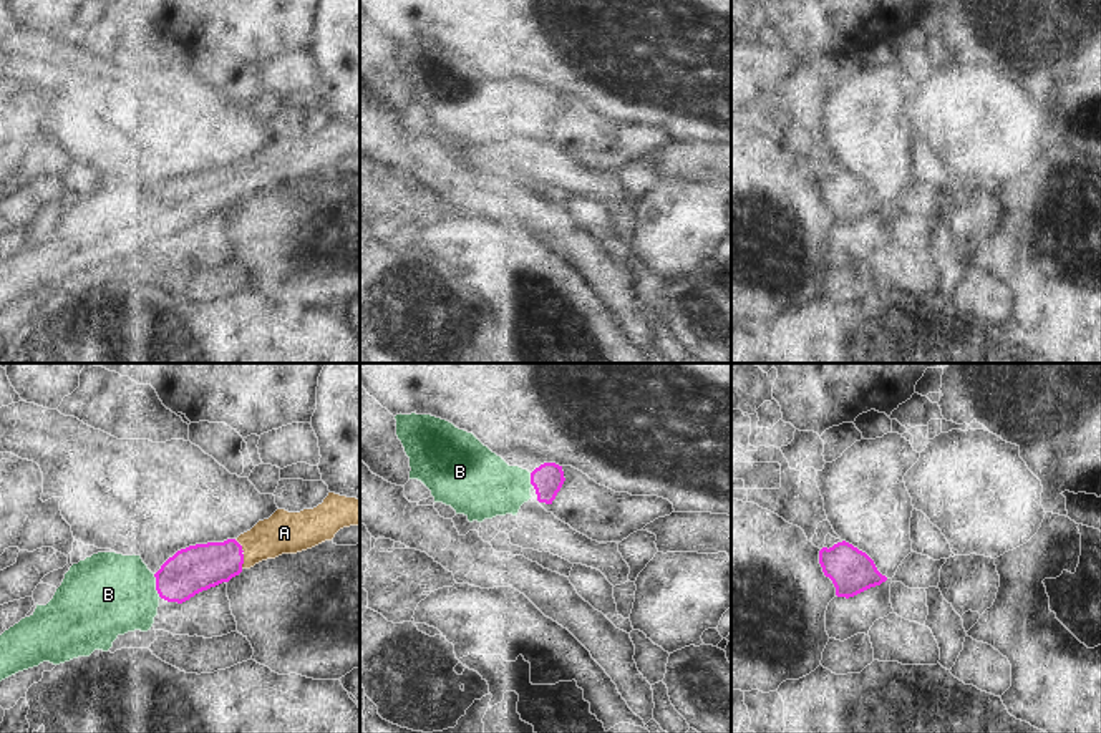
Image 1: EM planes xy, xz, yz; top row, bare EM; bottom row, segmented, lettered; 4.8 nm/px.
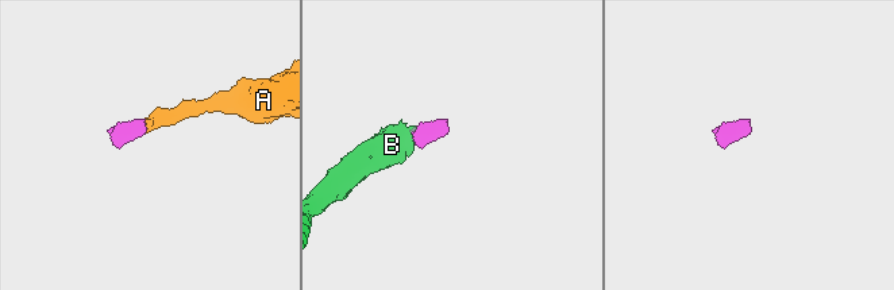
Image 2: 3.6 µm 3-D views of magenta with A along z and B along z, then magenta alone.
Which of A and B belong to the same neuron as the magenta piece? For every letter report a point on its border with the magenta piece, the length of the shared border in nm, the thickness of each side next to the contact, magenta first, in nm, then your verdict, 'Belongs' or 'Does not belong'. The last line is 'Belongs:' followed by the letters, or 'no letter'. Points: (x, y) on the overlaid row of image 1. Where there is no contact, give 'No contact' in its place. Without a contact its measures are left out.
A: Touches magenta at xy (242, 561). Shared border 70 nm. Thickness 220 nm (magenta) against 200 nm. Belongs
B: Touches magenta at xy (156, 586). Shared border 130 nm. Thickness 220 nm (magenta) against 400 nm. Belongs
Belongs: A, B.

